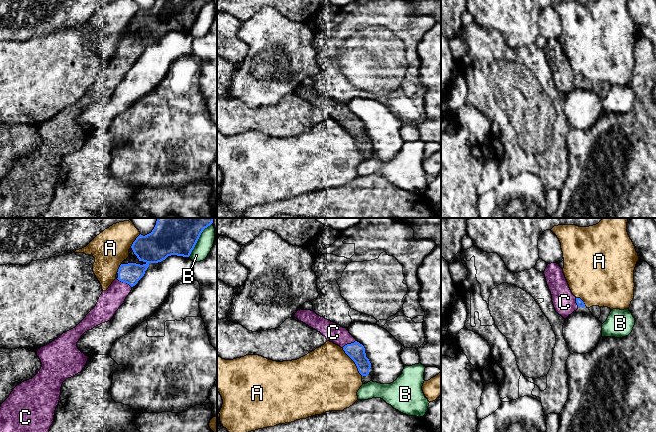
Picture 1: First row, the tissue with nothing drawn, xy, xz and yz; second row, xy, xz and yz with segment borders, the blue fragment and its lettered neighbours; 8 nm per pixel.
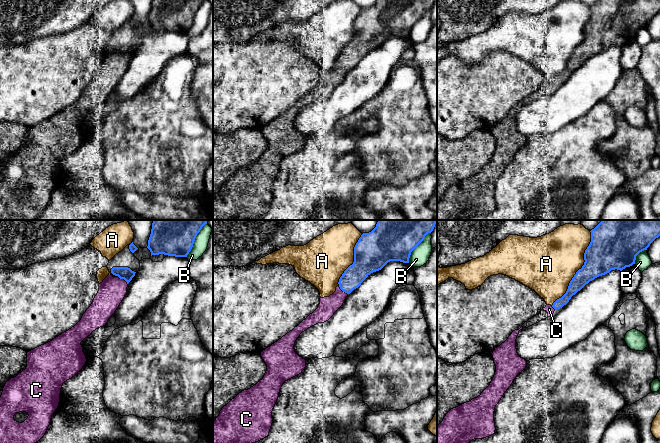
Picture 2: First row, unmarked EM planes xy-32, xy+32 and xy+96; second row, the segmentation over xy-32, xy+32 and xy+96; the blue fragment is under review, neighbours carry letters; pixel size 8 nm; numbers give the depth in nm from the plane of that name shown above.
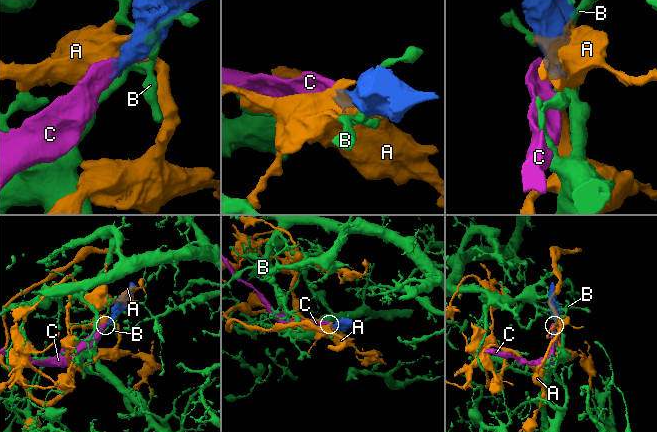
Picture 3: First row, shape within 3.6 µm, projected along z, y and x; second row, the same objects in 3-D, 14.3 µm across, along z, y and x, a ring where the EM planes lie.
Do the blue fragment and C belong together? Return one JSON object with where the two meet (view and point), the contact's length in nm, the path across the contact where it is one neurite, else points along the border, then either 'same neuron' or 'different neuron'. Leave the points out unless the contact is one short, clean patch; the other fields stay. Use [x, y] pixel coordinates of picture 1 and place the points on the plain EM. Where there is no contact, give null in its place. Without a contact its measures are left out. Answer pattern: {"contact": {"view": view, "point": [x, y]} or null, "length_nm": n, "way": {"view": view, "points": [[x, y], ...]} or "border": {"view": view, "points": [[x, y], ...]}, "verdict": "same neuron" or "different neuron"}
{"contact": {"view": "xy", "point": [124, 58]}, "length_nm": 150, "verdict": "same neuron"}

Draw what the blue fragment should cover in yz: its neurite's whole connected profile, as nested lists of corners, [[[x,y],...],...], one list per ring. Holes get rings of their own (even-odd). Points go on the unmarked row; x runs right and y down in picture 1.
[[[557,39],[548,40],[544,51],[552,71],[556,88],[566,95],[579,83],[586,83],[580,74],[576,74],[568,61],[563,45]]]

